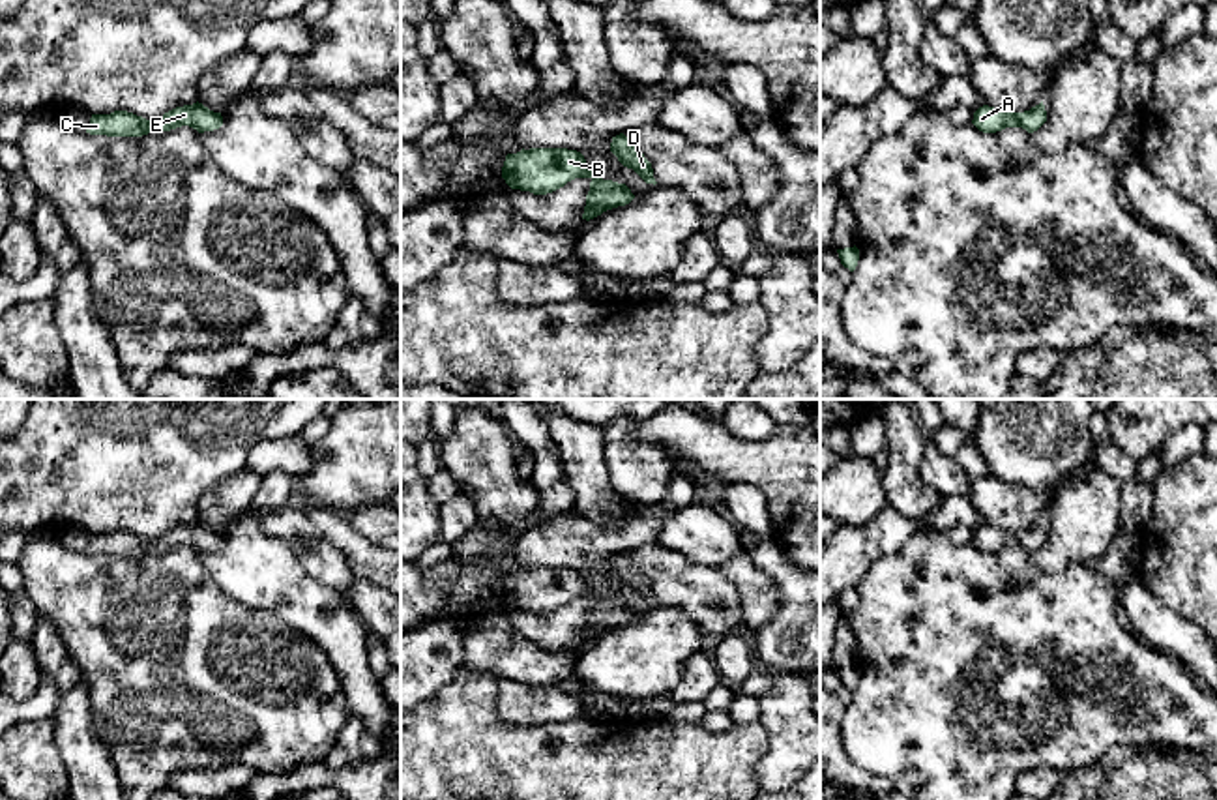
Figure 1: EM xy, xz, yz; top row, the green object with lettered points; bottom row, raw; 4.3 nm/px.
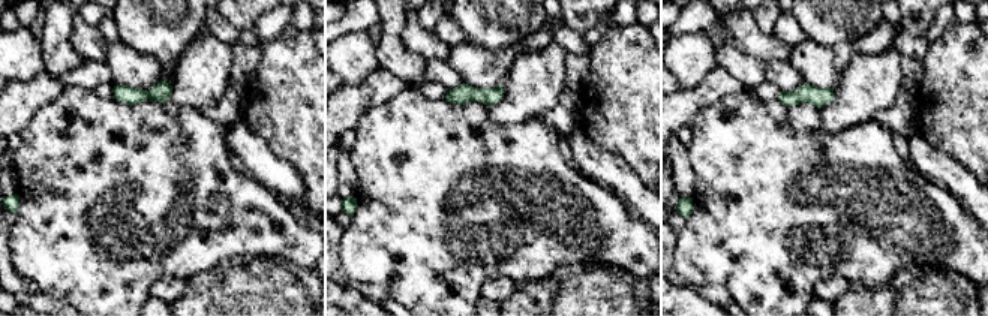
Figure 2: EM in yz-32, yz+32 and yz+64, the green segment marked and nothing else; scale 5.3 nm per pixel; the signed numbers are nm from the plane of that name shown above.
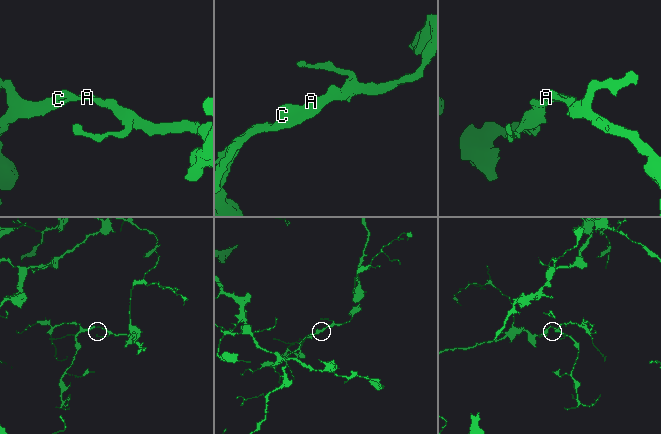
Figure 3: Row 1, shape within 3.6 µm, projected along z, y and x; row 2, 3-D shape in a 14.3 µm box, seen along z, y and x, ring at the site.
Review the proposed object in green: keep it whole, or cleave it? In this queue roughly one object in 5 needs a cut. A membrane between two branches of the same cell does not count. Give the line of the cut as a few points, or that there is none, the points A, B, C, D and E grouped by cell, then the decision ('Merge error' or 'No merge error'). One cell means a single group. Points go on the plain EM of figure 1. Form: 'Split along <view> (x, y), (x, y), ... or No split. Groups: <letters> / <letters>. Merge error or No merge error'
No split. Groups: A B C D E. No merge error

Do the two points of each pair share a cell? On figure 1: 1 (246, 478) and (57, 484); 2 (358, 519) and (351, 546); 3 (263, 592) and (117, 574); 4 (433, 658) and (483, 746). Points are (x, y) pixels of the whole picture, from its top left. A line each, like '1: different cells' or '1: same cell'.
1: different cells
2: different cells
3: different cells
4: different cells

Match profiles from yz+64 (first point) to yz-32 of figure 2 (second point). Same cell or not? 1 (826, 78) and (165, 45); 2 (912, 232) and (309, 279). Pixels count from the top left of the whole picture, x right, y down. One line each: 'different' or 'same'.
1: different
2: different

